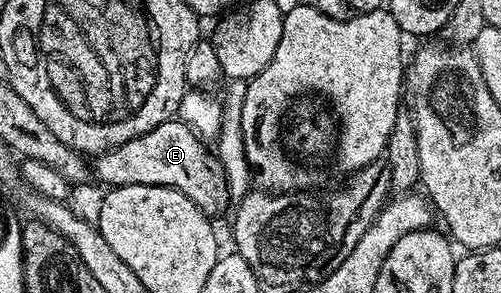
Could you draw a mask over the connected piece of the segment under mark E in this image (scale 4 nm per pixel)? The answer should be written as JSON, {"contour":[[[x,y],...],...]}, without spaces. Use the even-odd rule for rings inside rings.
{"contour":[[[174,117],[163,125],[155,125],[155,129],[96,156],[95,175],[98,180],[109,183],[105,185],[110,188],[127,185],[170,187],[186,195],[206,215],[216,217],[225,210],[230,210],[231,192],[223,165],[217,160],[216,154],[205,147],[208,147],[206,140],[182,123],[180,118]]]}

